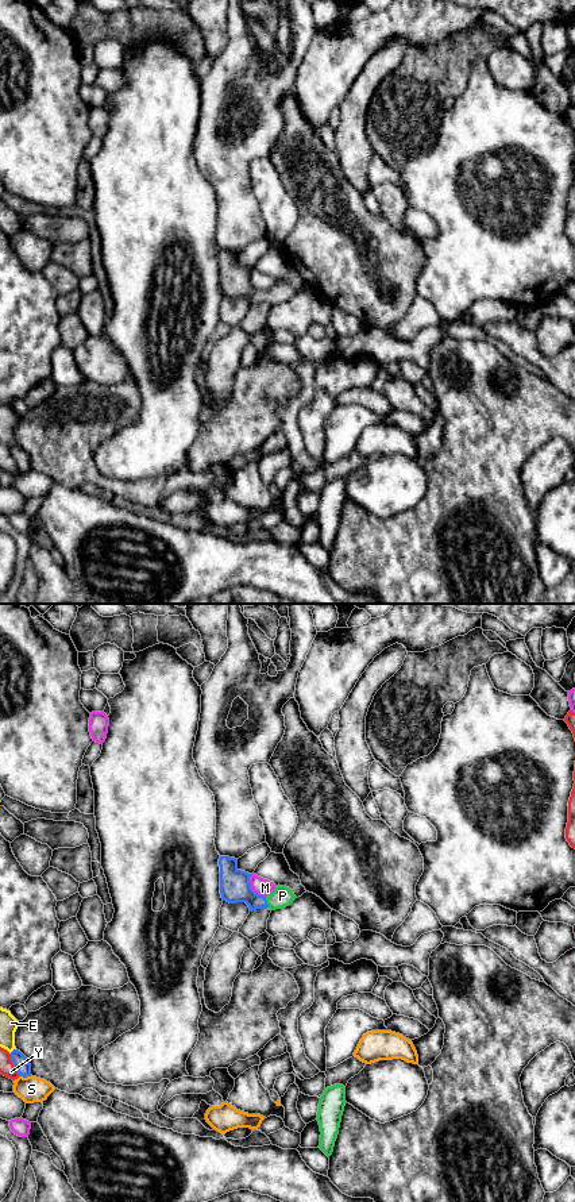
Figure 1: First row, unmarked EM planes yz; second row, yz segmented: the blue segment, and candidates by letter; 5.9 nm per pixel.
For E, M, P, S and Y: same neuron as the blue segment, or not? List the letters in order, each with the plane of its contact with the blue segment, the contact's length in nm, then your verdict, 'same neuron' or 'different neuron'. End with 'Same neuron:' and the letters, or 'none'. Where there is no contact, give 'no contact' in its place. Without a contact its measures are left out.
E: yz | 50 nm | different neuron
M: yz | 170 nm | different neuron
P: yz | 70 nm | same neuron
S: yz | 80 nm | different neuron
Y: yz | 150 nm | different neuron
Same neuron: P

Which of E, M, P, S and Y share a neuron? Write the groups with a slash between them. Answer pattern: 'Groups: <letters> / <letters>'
Groups: E / M / P / S / Y

